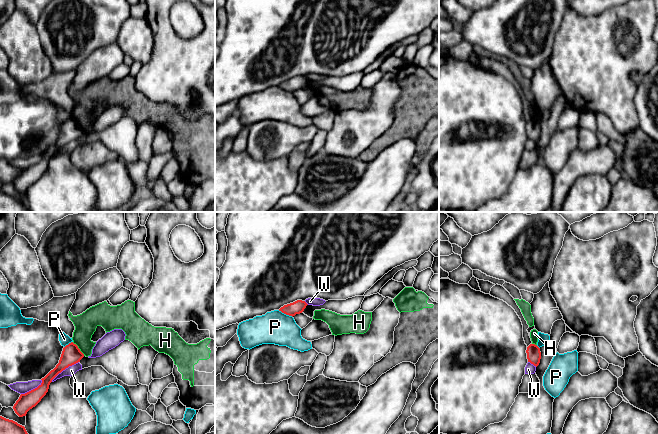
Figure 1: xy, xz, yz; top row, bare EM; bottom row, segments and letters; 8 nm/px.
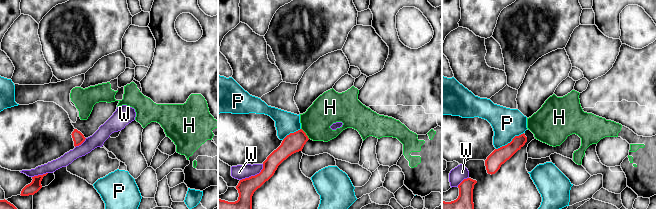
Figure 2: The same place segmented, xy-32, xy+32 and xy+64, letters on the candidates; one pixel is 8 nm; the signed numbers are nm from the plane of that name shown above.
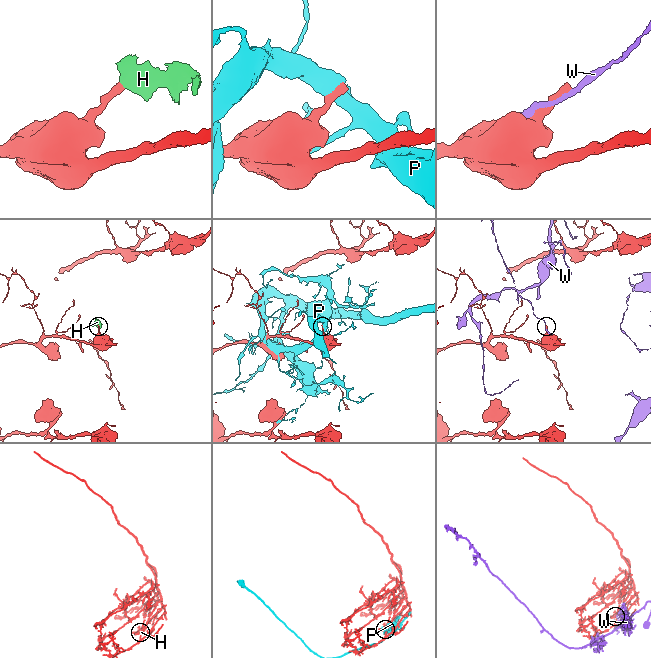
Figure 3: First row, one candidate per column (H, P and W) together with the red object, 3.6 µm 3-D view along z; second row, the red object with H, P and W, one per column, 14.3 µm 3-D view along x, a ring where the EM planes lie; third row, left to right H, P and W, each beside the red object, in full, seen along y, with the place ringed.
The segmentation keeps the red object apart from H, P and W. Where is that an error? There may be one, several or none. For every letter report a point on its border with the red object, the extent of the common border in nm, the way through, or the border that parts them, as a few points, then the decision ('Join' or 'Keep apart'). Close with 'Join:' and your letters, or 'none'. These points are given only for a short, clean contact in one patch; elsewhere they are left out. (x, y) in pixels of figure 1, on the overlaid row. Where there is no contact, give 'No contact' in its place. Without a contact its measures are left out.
H: Touches red at xy (78, 348). Shared border 150 nm. Boundary: xy (72, 342), (84, 355). Keep apart
P: Touches red at xz (285, 313). Shared border 130 nm. Keep apart
W: Touches red at xy (64, 369). Shared border 280 nm. Keep apart
Join: none

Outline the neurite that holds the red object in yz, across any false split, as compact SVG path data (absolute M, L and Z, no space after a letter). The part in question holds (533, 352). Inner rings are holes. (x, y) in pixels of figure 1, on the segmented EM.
M530 344L526 350L528 362L534 366L538 366L541 359L540 348L535 344Z

